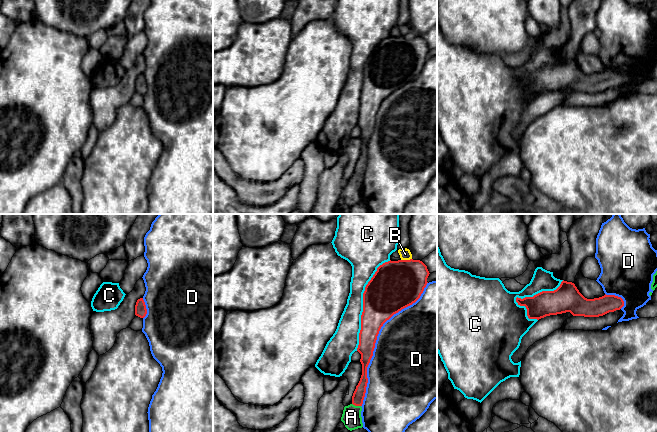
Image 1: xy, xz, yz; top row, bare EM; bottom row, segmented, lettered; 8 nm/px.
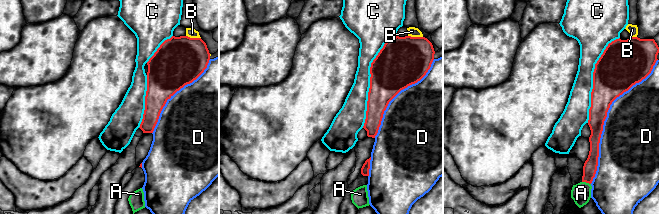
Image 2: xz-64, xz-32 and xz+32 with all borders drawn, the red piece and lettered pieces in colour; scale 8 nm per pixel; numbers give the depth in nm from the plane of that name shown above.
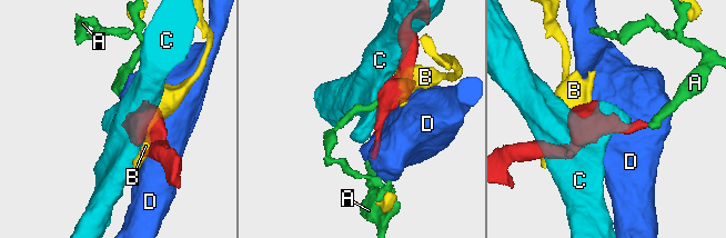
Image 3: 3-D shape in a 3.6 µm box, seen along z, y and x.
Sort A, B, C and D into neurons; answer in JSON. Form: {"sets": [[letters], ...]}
{"sets": [["A"], ["B"], ["C"], ["D"]]}

